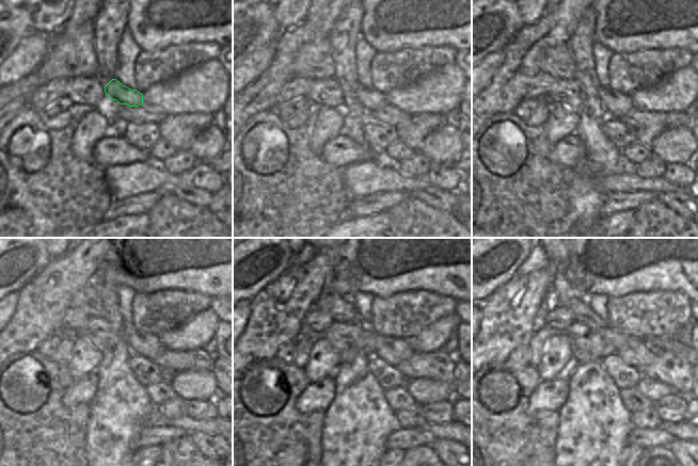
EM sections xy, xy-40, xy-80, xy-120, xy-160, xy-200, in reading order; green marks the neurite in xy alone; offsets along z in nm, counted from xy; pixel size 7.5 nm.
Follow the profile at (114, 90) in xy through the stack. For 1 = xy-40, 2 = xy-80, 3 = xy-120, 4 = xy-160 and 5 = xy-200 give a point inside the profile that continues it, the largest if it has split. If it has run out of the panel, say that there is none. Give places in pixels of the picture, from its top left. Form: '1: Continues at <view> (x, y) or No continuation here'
1: Continues at xy-40 (371, 99)
2: Continues at xy-80 (616, 105)
3: Continues at xy-120 (144, 344)
4: Continues at xy-160 (393, 350)
5: Continues at xy-200 (635, 352).

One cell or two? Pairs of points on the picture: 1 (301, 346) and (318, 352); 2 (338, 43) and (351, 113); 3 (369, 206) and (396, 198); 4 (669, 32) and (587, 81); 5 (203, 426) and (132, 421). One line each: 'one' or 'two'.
1: two
2: one
3: one
4: two
5: two

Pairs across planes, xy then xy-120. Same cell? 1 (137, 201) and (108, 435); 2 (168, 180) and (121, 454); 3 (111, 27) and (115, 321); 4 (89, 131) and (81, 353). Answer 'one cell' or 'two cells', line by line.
1: two cells
2: two cells
3: one cell
4: one cell

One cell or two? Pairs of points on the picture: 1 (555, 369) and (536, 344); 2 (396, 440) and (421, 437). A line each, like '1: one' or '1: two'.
1: two
2: one

